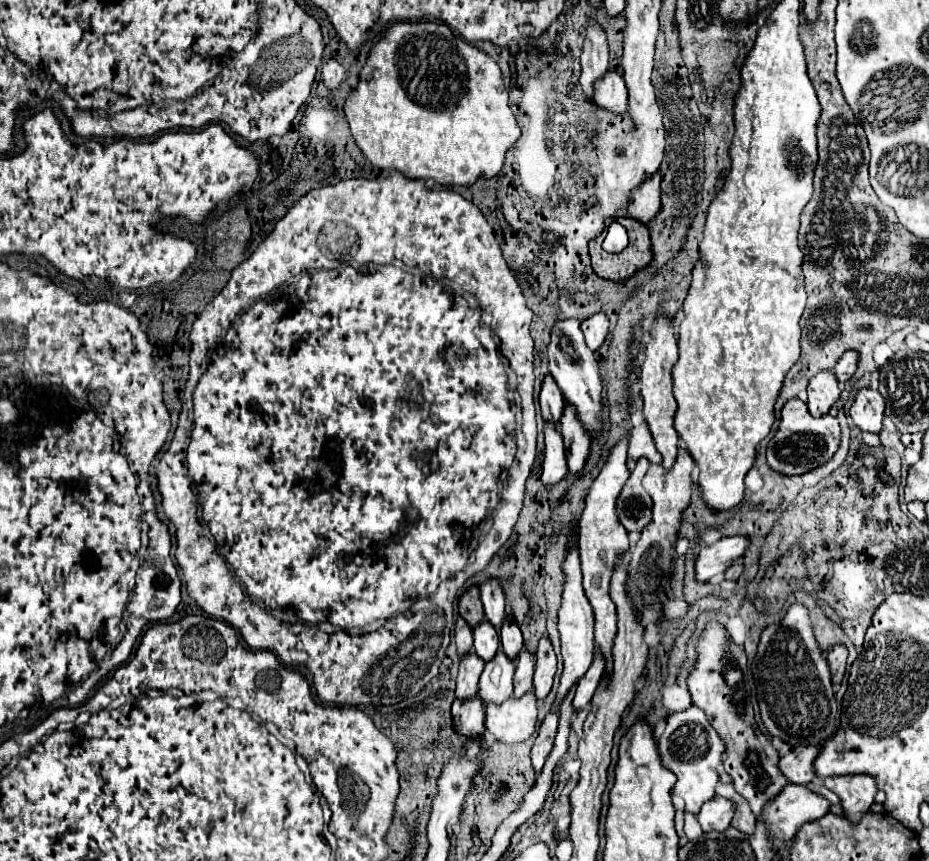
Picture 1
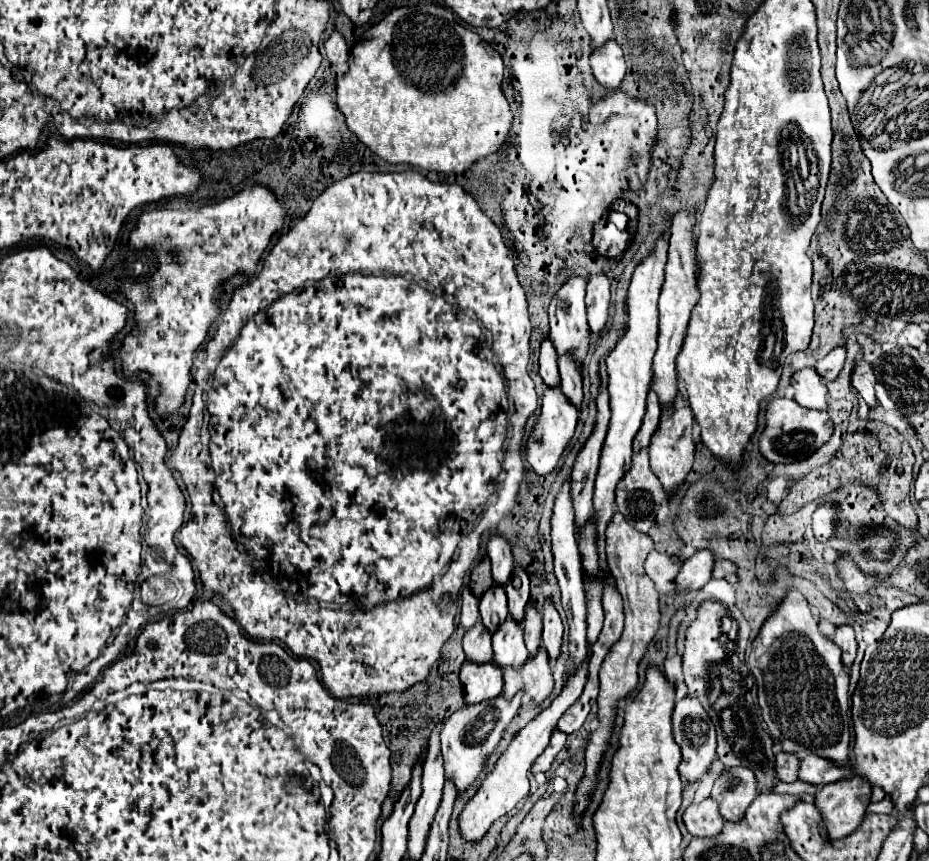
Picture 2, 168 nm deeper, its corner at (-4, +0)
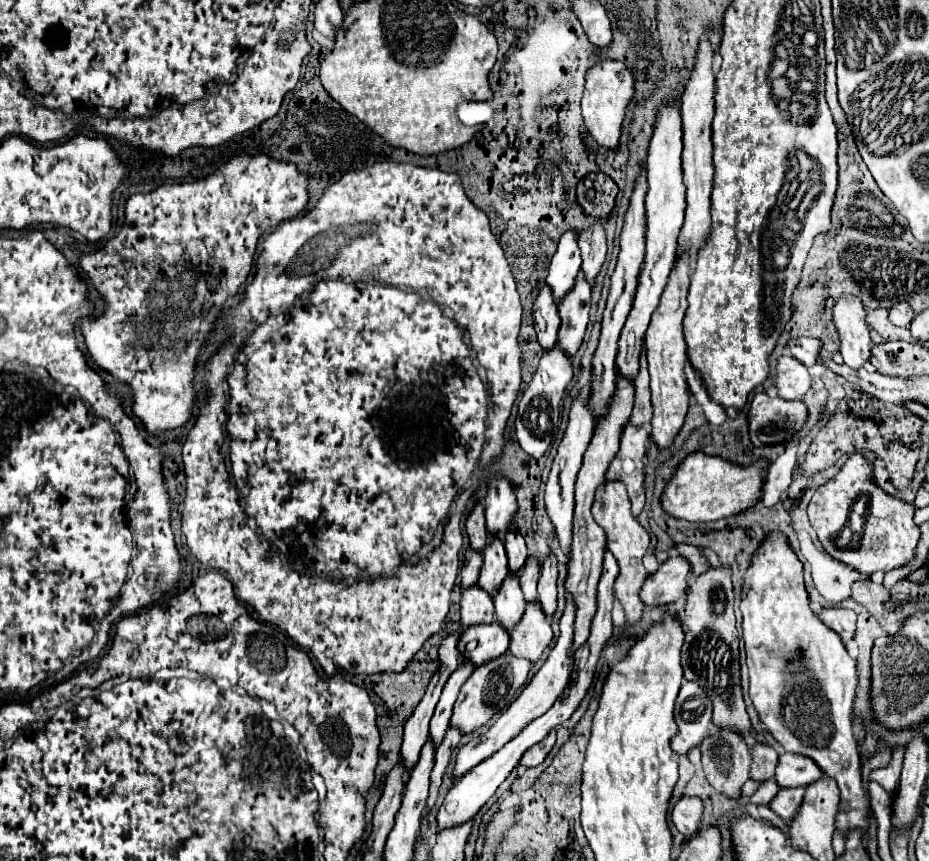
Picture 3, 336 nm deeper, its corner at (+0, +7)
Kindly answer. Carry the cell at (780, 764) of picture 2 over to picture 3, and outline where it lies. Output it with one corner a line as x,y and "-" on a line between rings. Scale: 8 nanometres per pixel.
754,745
752,751
752,767
750,767
750,777
756,781
768,781
774,777
778,765
778,753
768,747
768,745

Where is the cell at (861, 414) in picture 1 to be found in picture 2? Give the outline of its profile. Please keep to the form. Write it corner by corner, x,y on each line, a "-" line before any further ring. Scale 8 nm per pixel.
856,360
854,370
852,370
852,384
858,390
858,394
866,400
868,406
876,404
876,396
874,396
876,374
874,374
874,366
872,364
868,364
866,360

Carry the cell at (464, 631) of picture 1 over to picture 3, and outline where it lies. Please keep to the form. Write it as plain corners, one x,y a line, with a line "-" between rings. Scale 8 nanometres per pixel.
466,551
464,565
460,569
460,585
462,585
462,589
468,589
478,581
480,567
482,567
482,555
476,553
476,551

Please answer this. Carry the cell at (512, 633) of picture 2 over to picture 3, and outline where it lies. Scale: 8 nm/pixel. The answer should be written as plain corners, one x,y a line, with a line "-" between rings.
516,575
506,577
506,583
502,583
498,595
494,597
494,607
496,607
496,611
494,611
496,623
504,631
512,631
520,623
526,601
522,599
522,589
520,589

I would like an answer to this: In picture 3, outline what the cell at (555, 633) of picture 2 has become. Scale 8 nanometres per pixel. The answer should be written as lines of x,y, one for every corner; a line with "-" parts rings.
550,555
542,565
542,575
538,581
538,601
544,615
548,617
552,617
556,611
556,579
558,579
556,557

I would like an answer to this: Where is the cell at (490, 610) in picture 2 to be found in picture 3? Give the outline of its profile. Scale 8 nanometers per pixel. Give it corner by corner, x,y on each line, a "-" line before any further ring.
490,539
484,551
484,565
480,569
478,587
486,591
490,597
496,597
506,575
508,575
508,561
506,561
504,543
502,539

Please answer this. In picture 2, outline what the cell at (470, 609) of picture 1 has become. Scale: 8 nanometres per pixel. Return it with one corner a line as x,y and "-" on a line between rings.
484,556
474,568
472,568
472,574
470,574
470,588
476,596
482,596
490,586
494,584
492,580
492,574
490,574
490,558

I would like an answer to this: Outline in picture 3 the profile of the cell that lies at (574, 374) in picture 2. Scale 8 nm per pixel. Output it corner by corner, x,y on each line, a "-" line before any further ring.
582,273
578,275
578,283
574,285
572,295
566,299
566,303
558,309
560,313
560,333
558,333
558,347
568,357
574,357
576,351
582,345
584,331
588,325
588,313
590,313
590,285
582,281

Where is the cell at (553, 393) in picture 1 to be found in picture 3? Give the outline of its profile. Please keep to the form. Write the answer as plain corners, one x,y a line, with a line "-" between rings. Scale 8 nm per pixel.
542,287
540,295
534,301
534,329
544,351
550,351
556,345
558,323
558,307
554,307
554,301
550,299
550,289

